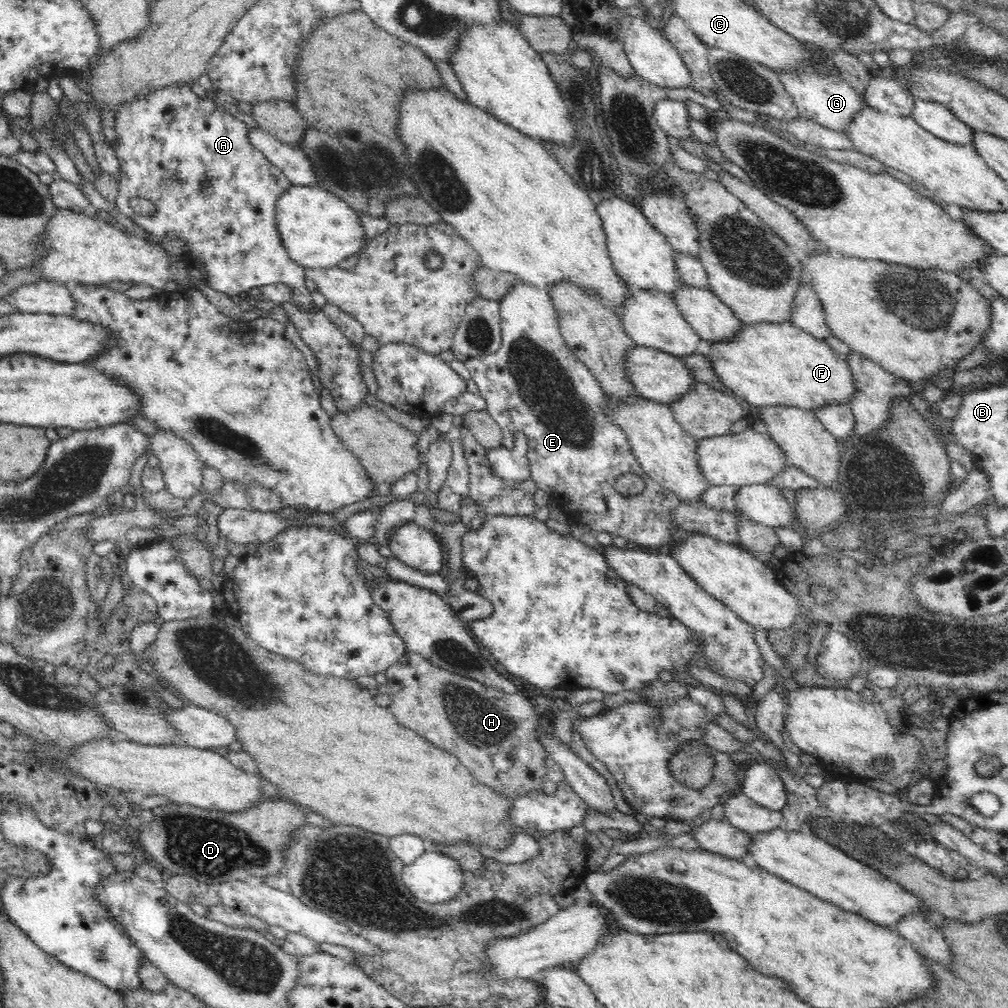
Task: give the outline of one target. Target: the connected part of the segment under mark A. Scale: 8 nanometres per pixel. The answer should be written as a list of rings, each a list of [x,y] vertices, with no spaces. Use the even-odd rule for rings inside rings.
[[[172,84],[168,88],[160,88],[156,92],[150,92],[148,96],[142,96],[142,98],[138,98],[134,102],[122,104],[119,112],[116,113],[115,130],[117,139],[112,143],[112,146],[120,164],[119,192],[115,200],[115,205],[124,216],[128,216],[128,218],[138,223],[147,233],[153,234],[158,238],[172,238],[172,240],[184,241],[186,246],[188,246],[188,250],[183,255],[187,264],[190,265],[195,260],[201,261],[206,269],[207,284],[218,292],[224,292],[230,298],[234,294],[248,293],[251,288],[266,288],[268,284],[282,283],[291,288],[291,301],[297,304],[302,312],[310,312],[314,308],[315,304],[312,301],[312,294],[304,285],[306,268],[290,259],[290,255],[288,255],[288,251],[286,251],[282,243],[275,223],[276,201],[279,196],[282,196],[282,193],[288,191],[288,188],[292,184],[282,171],[280,171],[280,168],[276,168],[256,147],[252,147],[249,138],[250,129],[238,117],[237,113],[221,105],[217,100],[199,98],[192,90],[191,84]],[[132,198],[146,198],[146,200],[150,200],[156,207],[156,213],[154,215],[144,216],[134,212],[134,208],[130,206],[130,200]]]

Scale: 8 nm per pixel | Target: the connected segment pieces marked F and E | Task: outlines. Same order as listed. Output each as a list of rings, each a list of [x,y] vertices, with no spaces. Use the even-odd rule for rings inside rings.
[[[790,322],[756,324],[742,323],[738,332],[729,339],[714,341],[710,344],[710,352],[706,354],[712,361],[712,370],[719,382],[745,406],[776,406],[798,407],[806,410],[832,404],[849,404],[856,393],[852,373],[846,359],[834,352],[824,340],[812,336]]]
[[[518,280],[499,301],[499,309],[500,348],[494,354],[467,359],[465,366],[487,402],[485,410],[501,428],[503,446],[512,450],[516,434],[526,435],[530,478],[537,488],[550,494],[550,504],[547,505],[549,518],[568,525],[587,525],[594,533],[608,531],[613,537],[623,536],[642,546],[672,546],[679,541],[684,532],[673,524],[671,510],[682,500],[674,491],[654,482],[644,472],[631,451],[625,432],[609,419],[605,393],[590,369],[575,356],[564,340],[549,292]],[[626,472],[637,474],[644,481],[645,488],[640,494],[625,498],[614,489],[616,478]]]

